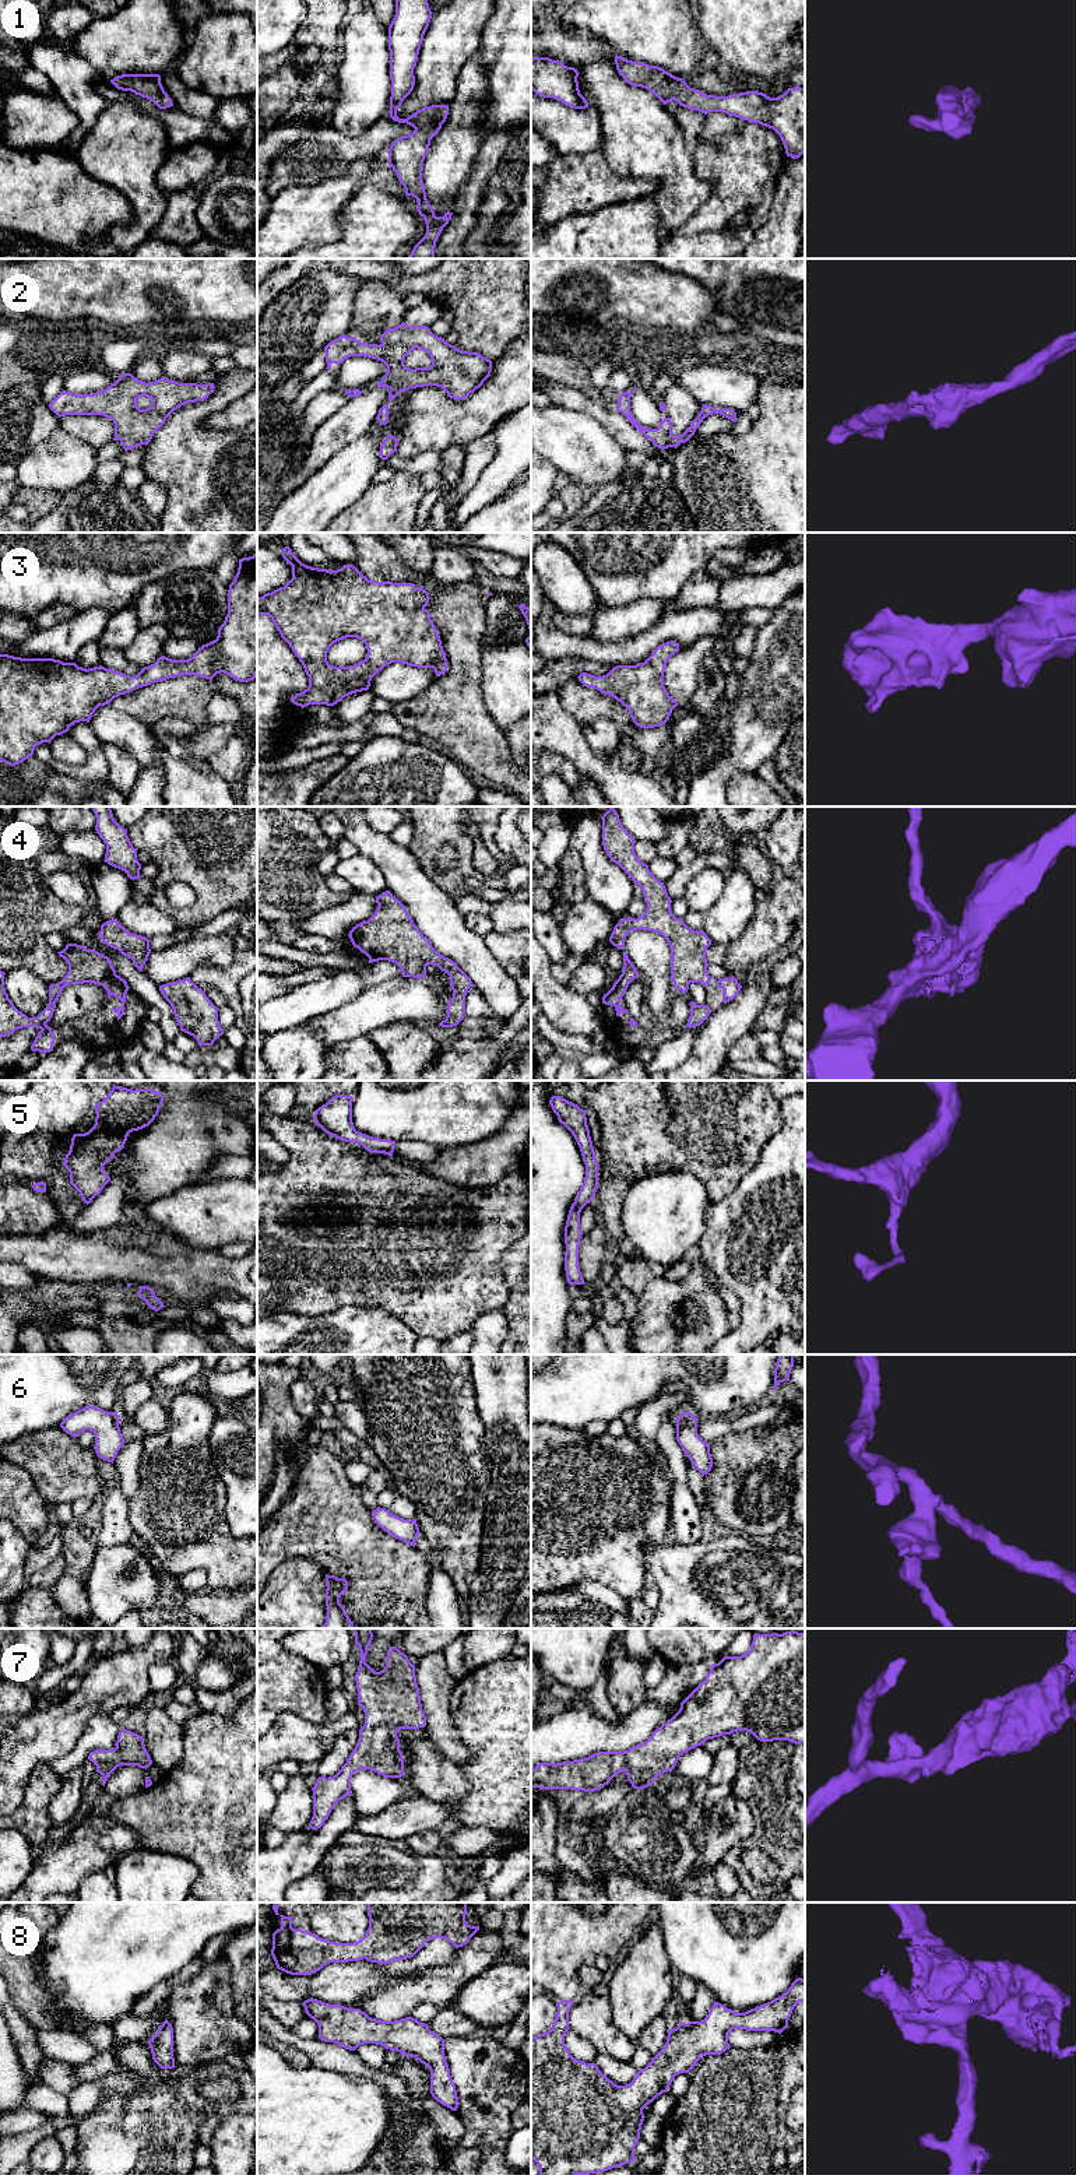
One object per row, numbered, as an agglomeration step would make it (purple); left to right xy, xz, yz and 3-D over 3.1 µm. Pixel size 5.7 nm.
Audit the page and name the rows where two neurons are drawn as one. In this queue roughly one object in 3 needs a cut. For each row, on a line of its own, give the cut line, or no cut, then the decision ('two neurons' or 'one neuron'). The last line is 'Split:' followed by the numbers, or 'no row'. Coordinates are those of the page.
1: no cut | one neuron
2: no cut | one neuron
3: no cut | one neuron
4: no cut | one neuron
5: no cut | one neuron
6: no cut | one neuron
7: no cut | one neuron
8: no cut | one neuron
Split: no row

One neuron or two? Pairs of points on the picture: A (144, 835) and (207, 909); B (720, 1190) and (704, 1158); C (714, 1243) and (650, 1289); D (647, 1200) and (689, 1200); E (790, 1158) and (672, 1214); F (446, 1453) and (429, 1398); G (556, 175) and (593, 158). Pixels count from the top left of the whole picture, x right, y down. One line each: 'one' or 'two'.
A: one
B: one
C: two
D: one
E: two
F: one
G: one

